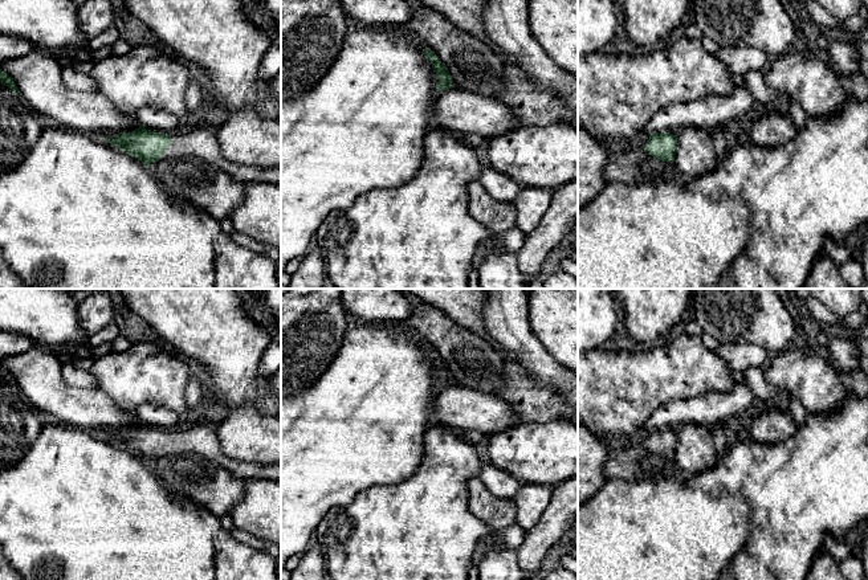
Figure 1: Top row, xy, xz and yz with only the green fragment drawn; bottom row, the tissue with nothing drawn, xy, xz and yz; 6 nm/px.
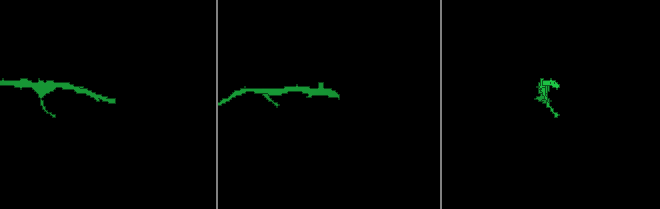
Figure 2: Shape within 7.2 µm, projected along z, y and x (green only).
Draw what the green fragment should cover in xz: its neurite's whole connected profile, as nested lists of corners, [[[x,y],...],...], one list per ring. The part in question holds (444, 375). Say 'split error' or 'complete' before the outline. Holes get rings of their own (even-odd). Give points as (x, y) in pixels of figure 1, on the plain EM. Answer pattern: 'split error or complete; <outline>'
split error; [[[425,344],[424,351],[431,358],[433,367],[437,372],[437,376],[439,376],[436,381],[437,388],[444,388],[448,385],[469,388],[470,385],[477,383],[476,379],[460,379],[460,377],[453,376],[447,363],[440,359],[440,356],[436,354],[436,351],[432,347]]]

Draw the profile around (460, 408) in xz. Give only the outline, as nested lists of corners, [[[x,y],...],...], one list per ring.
[[[448,385],[439,388],[431,413],[432,425],[493,436],[523,422],[508,401],[493,393]]]

